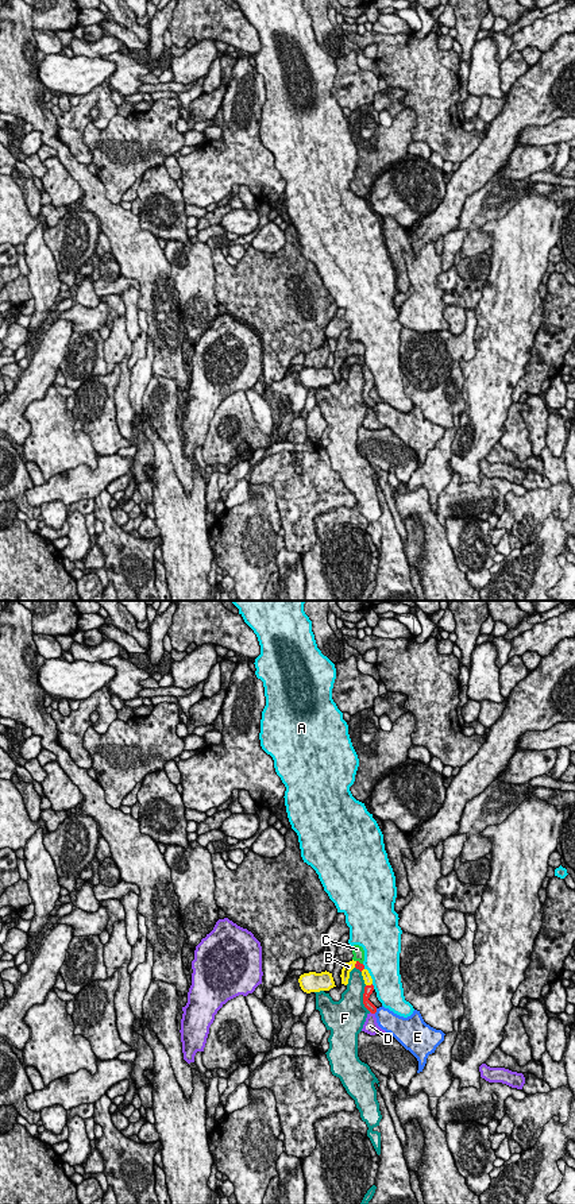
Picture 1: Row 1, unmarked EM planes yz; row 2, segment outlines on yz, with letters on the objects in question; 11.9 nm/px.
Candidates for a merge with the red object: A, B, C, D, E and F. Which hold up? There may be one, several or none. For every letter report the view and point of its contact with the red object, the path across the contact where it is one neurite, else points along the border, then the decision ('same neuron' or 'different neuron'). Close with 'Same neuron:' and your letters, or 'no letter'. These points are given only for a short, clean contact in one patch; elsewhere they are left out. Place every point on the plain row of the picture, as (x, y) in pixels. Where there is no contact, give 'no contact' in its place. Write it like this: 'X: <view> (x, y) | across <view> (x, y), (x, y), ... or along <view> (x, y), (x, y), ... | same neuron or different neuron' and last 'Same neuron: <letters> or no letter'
A: yz (373, 382) | different neuron
B: yz (369, 381) | across yz (369, 385), (369, 381), (367, 374) | same neuron
C: yz (358, 357) | along yz (357, 355), (362, 359) | different neuron
D: yz (373, 408) | different neuron
E: yz (375, 406) | different neuron
F: yz (363, 394) | different neuron
Same neuron: B

